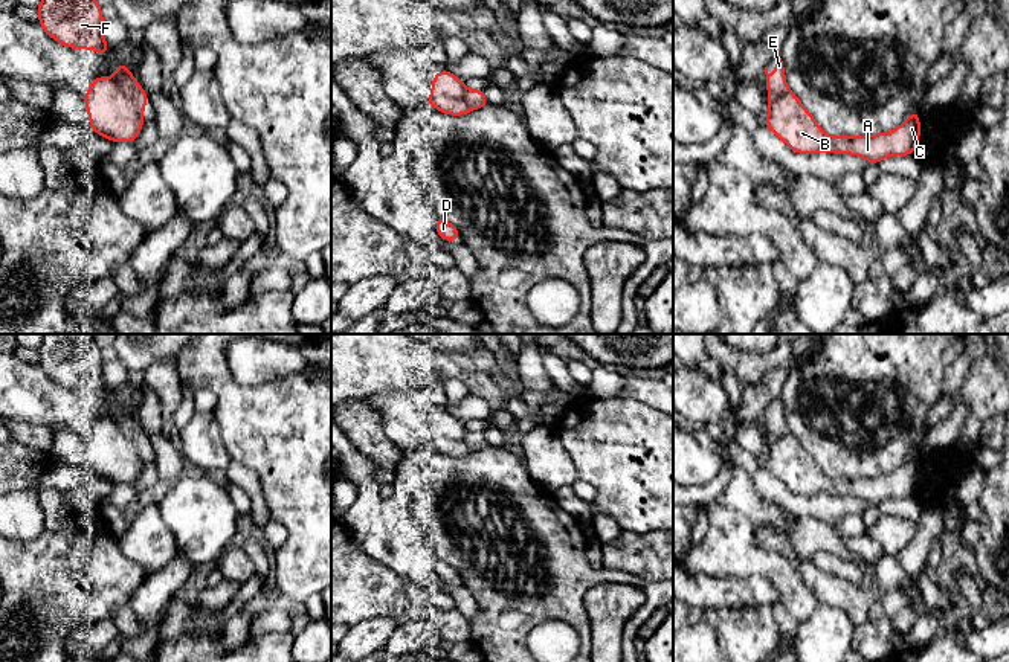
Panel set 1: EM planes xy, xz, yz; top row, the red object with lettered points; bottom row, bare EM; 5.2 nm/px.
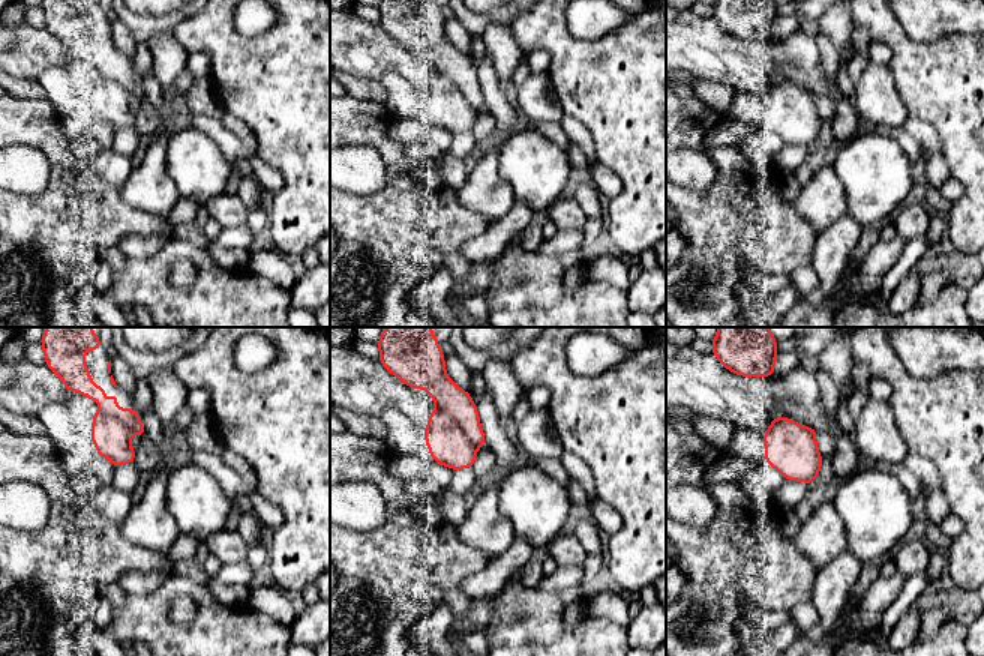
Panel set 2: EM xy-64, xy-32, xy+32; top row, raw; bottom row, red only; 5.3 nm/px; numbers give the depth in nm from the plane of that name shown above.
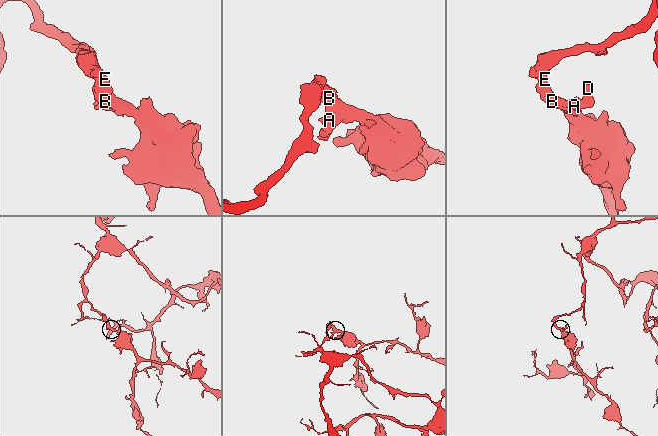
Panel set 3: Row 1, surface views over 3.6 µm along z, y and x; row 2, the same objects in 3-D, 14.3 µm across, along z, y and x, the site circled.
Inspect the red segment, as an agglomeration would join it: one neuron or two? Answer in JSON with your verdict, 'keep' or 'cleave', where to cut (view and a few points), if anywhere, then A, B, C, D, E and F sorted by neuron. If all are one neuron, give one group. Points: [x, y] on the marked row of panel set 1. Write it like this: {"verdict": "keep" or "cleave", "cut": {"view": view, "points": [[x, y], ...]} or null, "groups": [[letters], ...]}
{"verdict": "cleave", "cut": {"view": "xy", "points": [[113, 81], [141, 116]]}, "groups": [["A", "B", "C", "D"], ["E", "F"]]}

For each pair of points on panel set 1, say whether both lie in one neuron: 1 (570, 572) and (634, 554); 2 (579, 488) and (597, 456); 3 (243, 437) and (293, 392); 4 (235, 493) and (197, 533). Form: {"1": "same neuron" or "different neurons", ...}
{"1": "different neurons", "2": "different neurons", "3": "same neuron", "4": "different neurons"}

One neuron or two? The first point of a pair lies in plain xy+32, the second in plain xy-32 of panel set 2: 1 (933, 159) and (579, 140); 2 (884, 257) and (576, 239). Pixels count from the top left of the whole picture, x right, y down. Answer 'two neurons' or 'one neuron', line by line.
1: one neuron
2: one neuron

